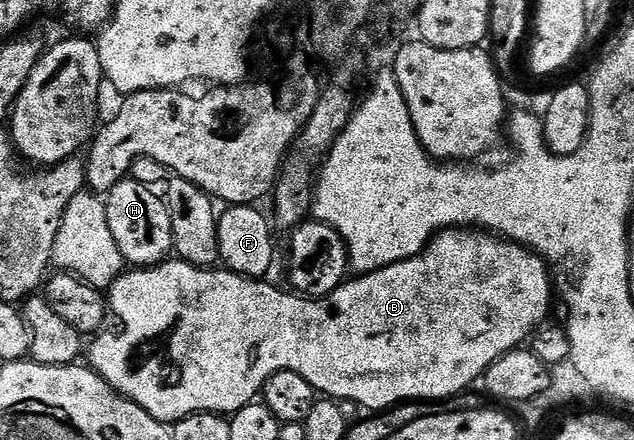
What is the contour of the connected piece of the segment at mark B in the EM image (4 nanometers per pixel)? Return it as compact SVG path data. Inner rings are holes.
M454 228L451 230L443 230L438 233L437 237L425 247L425 251L421 254L416 254L414 258L405 258L402 262L396 262L391 264L387 268L379 268L375 272L370 274L363 274L360 276L350 277L348 280L342 282L341 287L335 292L331 292L325 298L307 298L296 292L290 292L288 289L280 290L277 286L272 286L269 280L262 280L260 278L245 278L242 274L234 274L232 270L224 268L206 268L204 266L193 266L190 262L182 262L180 260L166 260L161 263L160 266L146 266L144 268L133 268L128 272L121 275L116 282L113 283L111 289L107 294L107 306L113 314L117 317L117 322L121 325L121 331L116 334L115 331L105 328L100 331L92 339L93 342L88 343L87 346L87 359L88 365L92 369L96 370L100 374L101 379L105 381L109 386L113 387L118 394L125 395L126 398L130 398L132 402L137 406L142 406L143 409L148 412L155 420L164 422L166 424L176 424L182 422L187 416L192 414L224 414L226 416L232 416L239 408L243 408L249 402L254 401L264 391L265 385L271 380L271 376L275 376L281 370L290 370L291 372L299 372L299 376L303 376L303 380L307 380L307 384L311 384L314 391L323 393L322 395L328 396L333 400L344 400L346 403L358 402L361 406L366 406L369 412L384 412L398 404L408 403L410 400L434 400L433 398L449 398L452 394L457 394L460 390L465 390L473 381L480 379L484 375L485 371L488 370L491 364L495 364L502 358L504 354L509 354L511 351L524 347L526 343L532 339L533 335L537 333L539 327L546 321L545 317L549 314L549 301L553 298L553 286L549 283L549 270L550 267L547 265L544 258L539 254L533 253L525 246L519 246L516 242L510 242L500 236L494 236L488 232L474 232L469 228Z

